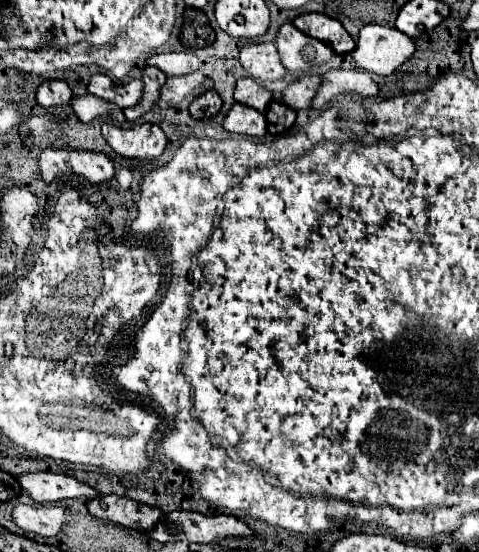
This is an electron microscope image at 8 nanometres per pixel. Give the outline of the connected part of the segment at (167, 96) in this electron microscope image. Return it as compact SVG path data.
M193 71L189 75L179 75L179 77L167 77L165 85L161 87L157 107L159 109L169 109L169 107L181 103L183 97L187 93L191 93L193 89L197 89L201 83L203 83L203 73L201 71Z

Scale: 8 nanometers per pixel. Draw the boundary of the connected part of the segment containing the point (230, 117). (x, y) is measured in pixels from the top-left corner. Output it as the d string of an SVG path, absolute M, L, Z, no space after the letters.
M235 103L223 119L223 127L229 133L241 133L249 137L263 137L267 133L267 121L261 111Z

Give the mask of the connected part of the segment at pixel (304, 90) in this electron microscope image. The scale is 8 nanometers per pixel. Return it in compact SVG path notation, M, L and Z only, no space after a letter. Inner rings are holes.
M303 75L299 77L295 83L291 83L285 91L283 91L283 103L289 105L291 109L299 111L299 109L309 109L311 105L311 97L317 91L319 85L319 77L317 75Z

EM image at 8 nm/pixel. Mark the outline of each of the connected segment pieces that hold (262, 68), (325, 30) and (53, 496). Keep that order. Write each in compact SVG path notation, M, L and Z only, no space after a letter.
M249 43L241 47L239 53L245 71L259 83L283 79L285 67L281 65L279 53L273 43Z
M305 13L305 15L299 15L297 19L293 19L293 25L299 31L309 33L311 37L315 37L321 43L329 45L337 55L351 53L351 49L355 45L355 41L345 31L345 27L337 19L331 19L331 17L323 15L323 13Z
M49 471L23 473L23 475L17 475L17 481L35 503L57 503L71 497L93 499L95 495L99 495L95 489L91 489L85 483L75 481L73 477L49 473Z

